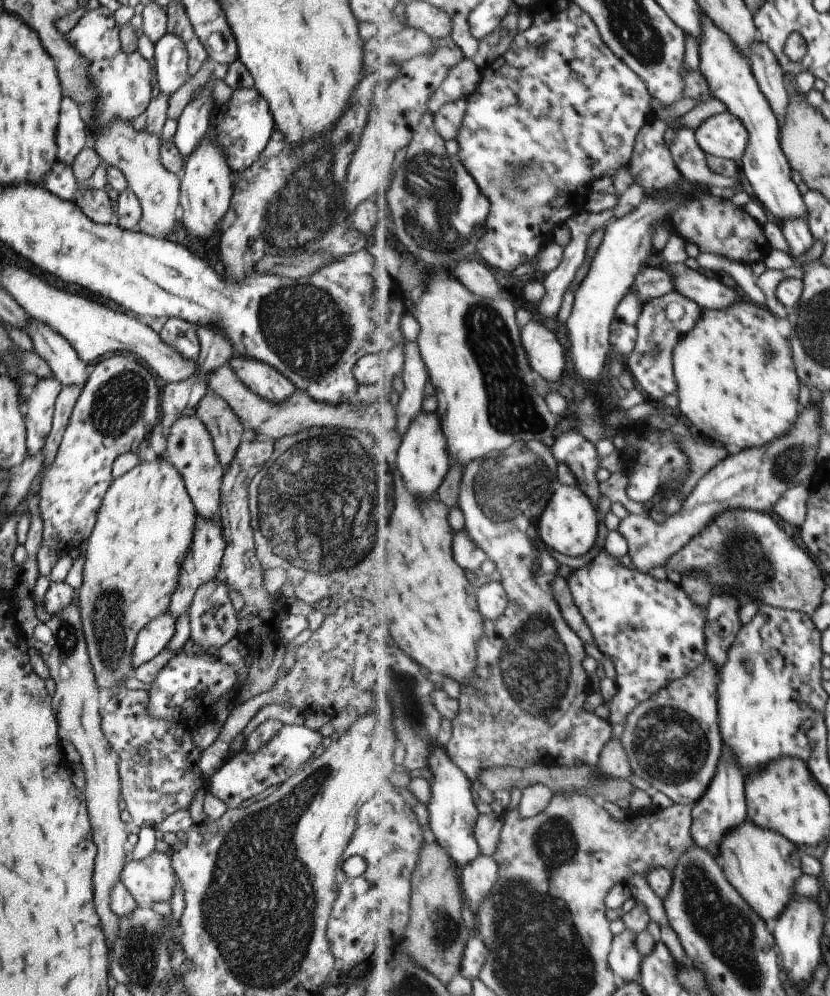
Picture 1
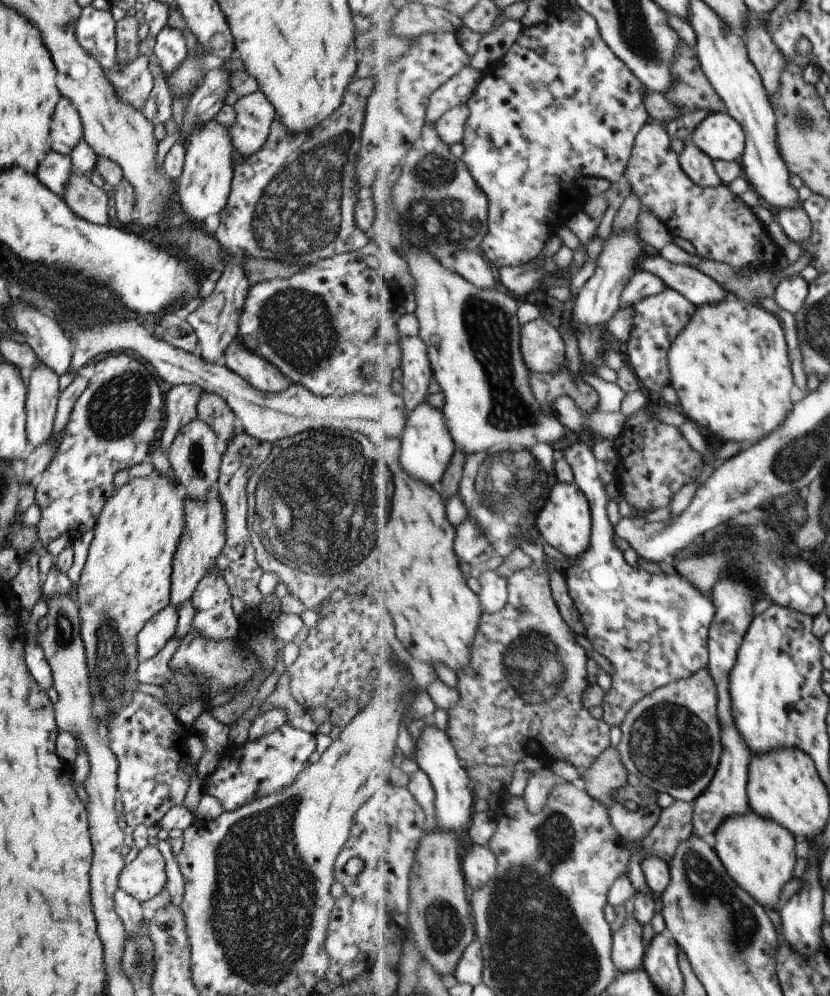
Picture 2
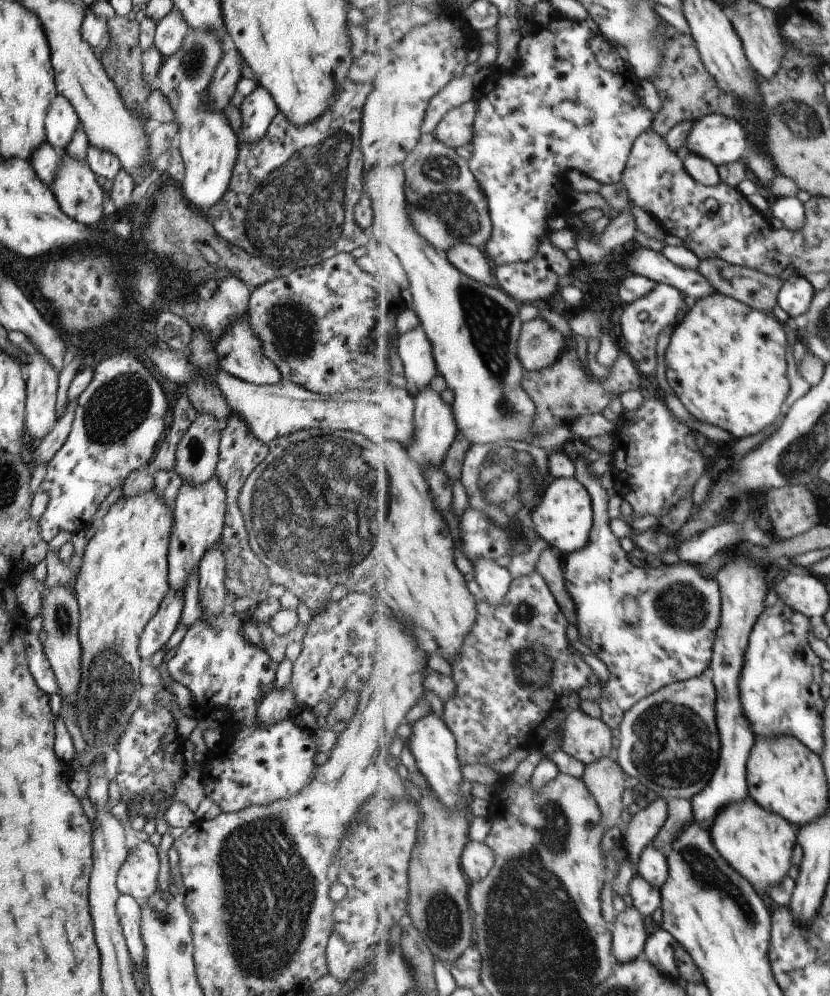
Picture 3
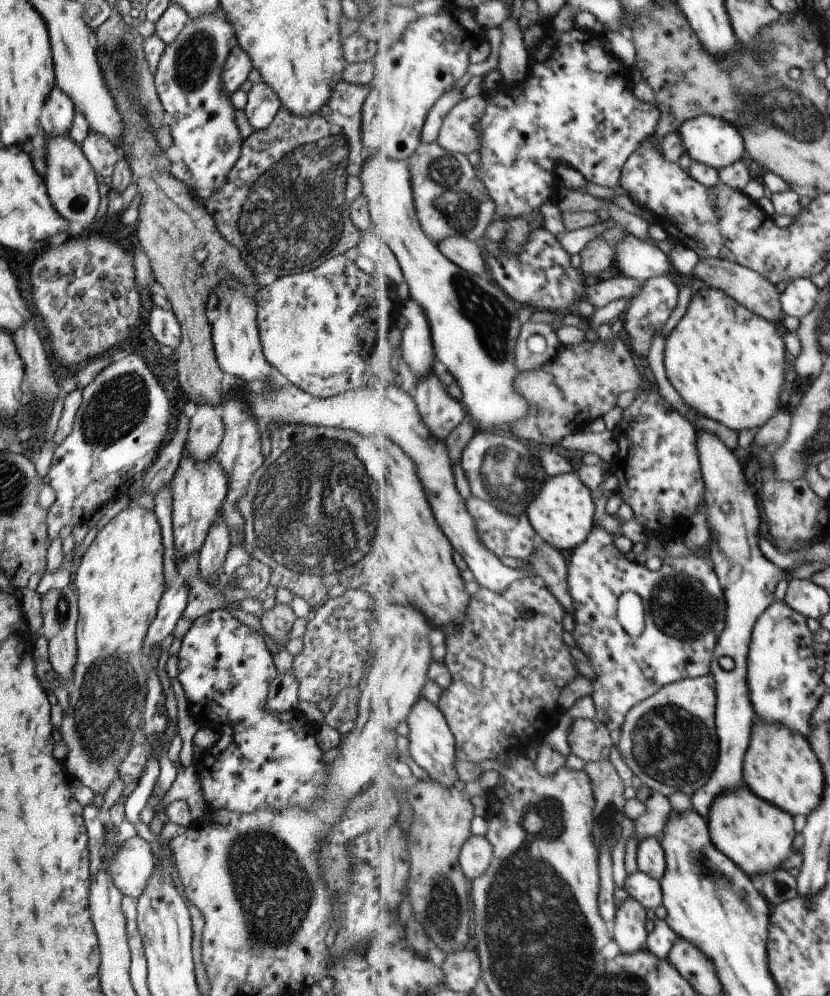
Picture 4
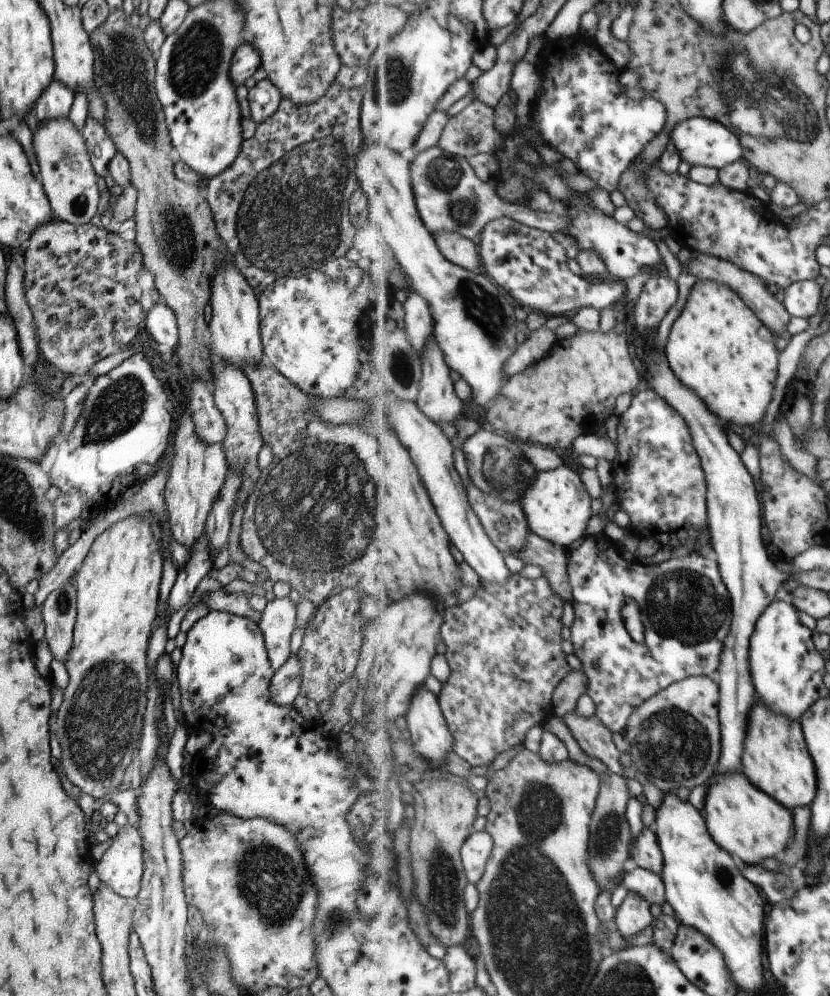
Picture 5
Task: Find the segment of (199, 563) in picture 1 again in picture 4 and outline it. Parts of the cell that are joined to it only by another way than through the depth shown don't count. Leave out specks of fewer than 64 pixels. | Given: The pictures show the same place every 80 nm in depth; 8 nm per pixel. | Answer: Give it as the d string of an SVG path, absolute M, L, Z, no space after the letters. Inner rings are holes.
M185 452L181 454L179 466L170 479L171 492L171 525L173 525L173 562L185 556L197 553L203 546L209 528L213 528L213 520L225 500L227 484L221 466L217 464L215 455L207 462L193 462Z

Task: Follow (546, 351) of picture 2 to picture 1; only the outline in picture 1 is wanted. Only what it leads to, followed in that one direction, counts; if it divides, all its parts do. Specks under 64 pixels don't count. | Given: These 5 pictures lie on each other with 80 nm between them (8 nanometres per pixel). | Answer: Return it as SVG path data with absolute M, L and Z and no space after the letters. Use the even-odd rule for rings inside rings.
M532 320L522 328L522 343L529 354L533 368L547 380L559 380L564 376L567 347L557 340L555 332L543 322Z

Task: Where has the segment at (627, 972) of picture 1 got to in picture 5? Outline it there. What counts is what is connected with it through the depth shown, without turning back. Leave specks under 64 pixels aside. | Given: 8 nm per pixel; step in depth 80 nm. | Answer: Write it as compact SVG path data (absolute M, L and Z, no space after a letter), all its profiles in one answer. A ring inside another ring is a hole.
M630 892L618 908L615 917L618 930L621 932L621 936L625 938L627 947L633 946L631 941L638 934L643 933L647 926L651 926L653 920L651 904L643 896Z

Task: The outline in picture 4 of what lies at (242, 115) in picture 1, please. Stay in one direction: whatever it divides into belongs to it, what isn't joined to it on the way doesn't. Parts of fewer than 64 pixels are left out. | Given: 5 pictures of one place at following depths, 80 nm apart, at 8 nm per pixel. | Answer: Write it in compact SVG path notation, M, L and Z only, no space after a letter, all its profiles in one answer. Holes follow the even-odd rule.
M259 82L259 84L253 84L247 92L247 102L243 112L252 132L259 132L271 124L279 108L280 102L275 92L263 82Z

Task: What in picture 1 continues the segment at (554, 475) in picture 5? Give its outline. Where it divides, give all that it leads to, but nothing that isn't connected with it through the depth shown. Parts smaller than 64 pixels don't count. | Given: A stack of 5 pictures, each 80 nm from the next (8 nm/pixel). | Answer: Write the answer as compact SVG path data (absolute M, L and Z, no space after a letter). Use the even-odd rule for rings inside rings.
M559 484L544 508L538 522L538 531L540 537L551 549L567 556L579 558L579 556L587 554L597 542L599 514L596 505L592 503L592 500L581 490L579 485Z

